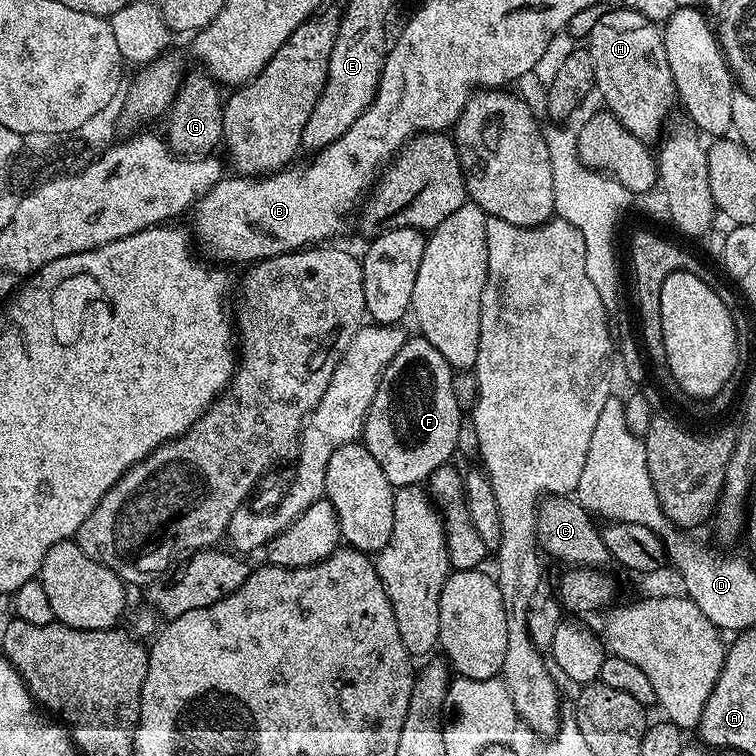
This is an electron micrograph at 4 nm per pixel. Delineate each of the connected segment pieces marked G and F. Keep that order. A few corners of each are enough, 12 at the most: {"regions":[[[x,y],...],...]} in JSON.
{"regions":[[[183,77],[166,113],[177,156],[215,153],[224,138],[221,85]],[[423,338],[382,374],[362,443],[396,488],[457,455],[454,371]]]}

